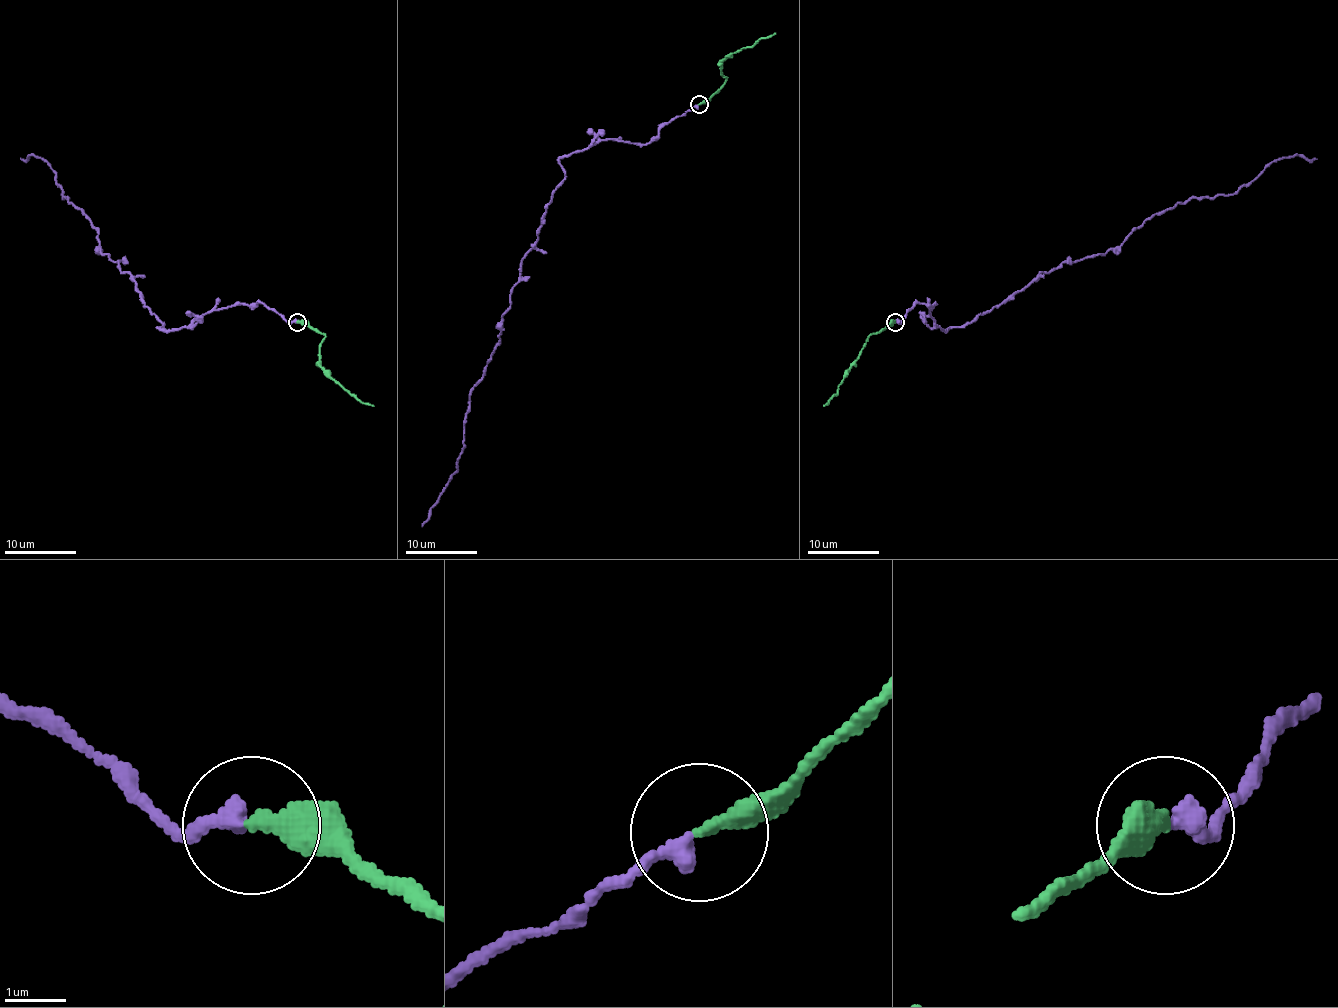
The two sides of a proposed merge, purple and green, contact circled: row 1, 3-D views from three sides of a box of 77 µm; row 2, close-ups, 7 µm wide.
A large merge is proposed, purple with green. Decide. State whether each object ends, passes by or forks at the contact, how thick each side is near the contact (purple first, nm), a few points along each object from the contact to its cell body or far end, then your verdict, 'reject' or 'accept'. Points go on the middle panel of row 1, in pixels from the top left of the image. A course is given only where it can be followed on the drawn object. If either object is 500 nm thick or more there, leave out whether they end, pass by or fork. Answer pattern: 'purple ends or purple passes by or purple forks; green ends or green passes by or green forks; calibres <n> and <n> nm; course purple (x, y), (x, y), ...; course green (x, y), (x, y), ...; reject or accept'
purple ends; green ends; calibres 320 and 320 nm; course purple (698, 105), (644, 144), (599, 139), (559, 160), (563, 182), (473, 388), (457, 471), (422, 527); course green (698, 105), (727, 79), (722, 74), (722, 63), (732, 52), (750, 47), (776, 32); accept

